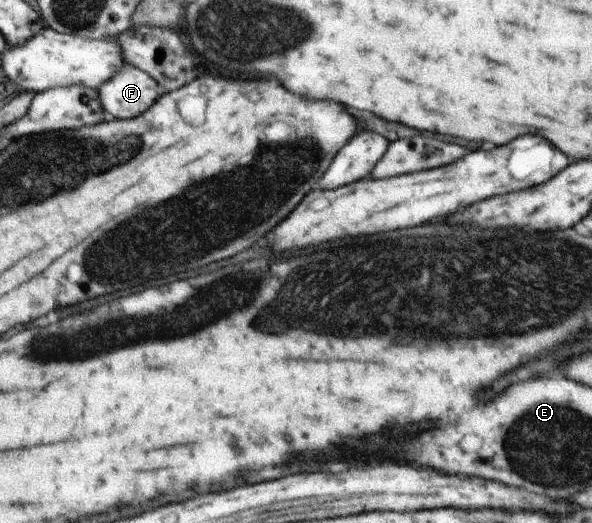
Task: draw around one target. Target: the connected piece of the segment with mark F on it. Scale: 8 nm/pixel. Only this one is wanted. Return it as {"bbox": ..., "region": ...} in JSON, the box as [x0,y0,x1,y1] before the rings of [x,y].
{"bbox":[97,66,162,119],"region":[[[124,66],[97,89],[100,106],[116,119],[134,118],[151,109],[162,95],[159,84],[146,71]]]}

